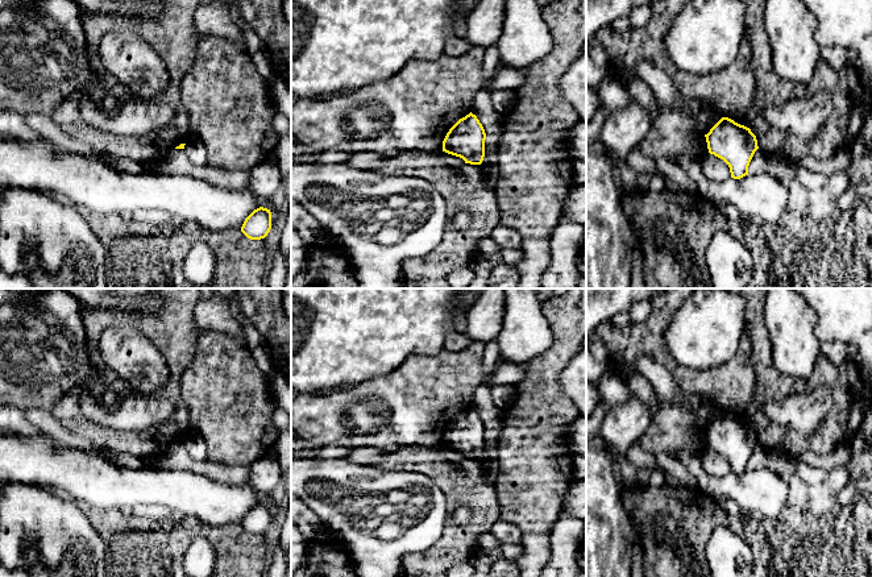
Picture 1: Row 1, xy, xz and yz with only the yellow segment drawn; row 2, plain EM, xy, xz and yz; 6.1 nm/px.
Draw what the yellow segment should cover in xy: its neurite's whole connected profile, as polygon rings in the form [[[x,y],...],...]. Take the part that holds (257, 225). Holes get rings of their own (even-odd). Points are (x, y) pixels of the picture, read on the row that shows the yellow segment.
[[[259,207],[254,209],[244,221],[241,232],[250,240],[261,240],[267,236],[271,229],[271,212]]]

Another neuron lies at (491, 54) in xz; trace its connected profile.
[[[497,45],[485,49],[482,65],[482,75],[486,80],[486,84],[483,86],[485,88],[490,88],[490,83],[495,75],[498,63],[499,63],[499,50]]]

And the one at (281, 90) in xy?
[[[278,75],[269,87],[274,99],[275,109],[285,113],[291,121],[291,83]]]

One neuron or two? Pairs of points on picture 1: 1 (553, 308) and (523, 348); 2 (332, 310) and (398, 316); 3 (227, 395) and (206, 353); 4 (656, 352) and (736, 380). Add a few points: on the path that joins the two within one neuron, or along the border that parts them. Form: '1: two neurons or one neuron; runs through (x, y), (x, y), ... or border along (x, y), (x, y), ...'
1: two neurons; border along (540, 302), (552, 333), (545, 351)
2: one neuron; runs through (348, 310), (382, 310)
3: one neuron; runs through (223, 385), (223, 370), (216, 364)
4: one neuron; runs through (676, 370), (688, 380), (717, 380)

